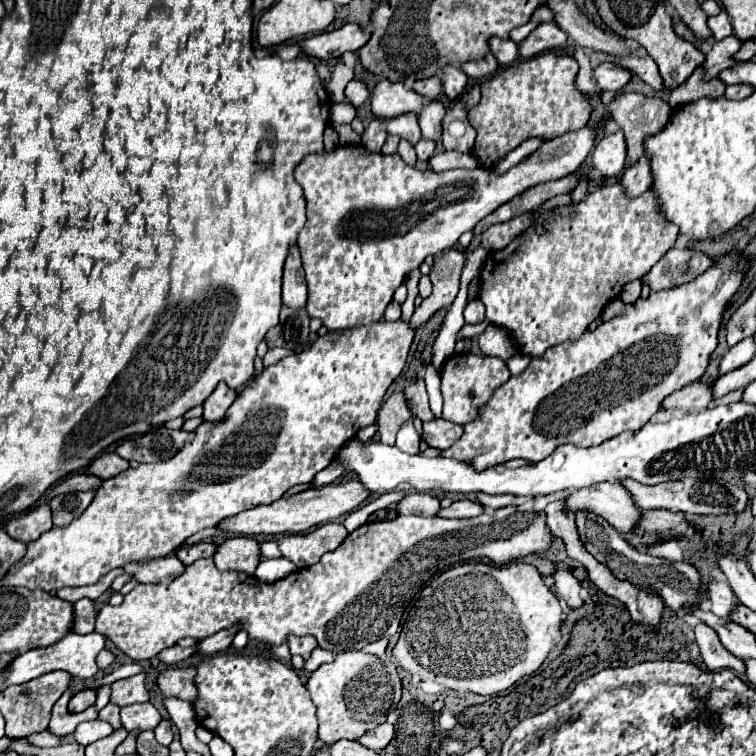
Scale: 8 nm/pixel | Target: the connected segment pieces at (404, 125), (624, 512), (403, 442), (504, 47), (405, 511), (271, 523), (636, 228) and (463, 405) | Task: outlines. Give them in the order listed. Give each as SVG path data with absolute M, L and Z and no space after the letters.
M400 115L400 117L394 117L386 123L386 129L390 135L398 135L406 141L410 141L412 145L416 141L420 141L420 127L418 127L418 119L416 115Z
M604 481L592 487L584 487L572 493L566 499L566 503L570 511L584 509L600 517L606 517L608 523L612 523L618 531L626 535L626 539L632 539L642 519L642 511L634 503L634 497L618 481L614 483Z
M412 421L406 423L406 425L398 431L396 445L398 445L404 453L410 453L410 455L418 455L418 453L420 453L420 435L418 435L416 429L412 427Z
M496 37L496 39L492 39L490 49L502 67L508 67L518 59L518 45L512 39L498 39Z
M408 493L398 503L398 513L402 515L422 515L422 517L434 517L440 511L440 499L430 493Z
M358 477L348 479L344 485L324 485L318 489L306 489L302 493L296 493L288 499L278 499L270 505L262 505L250 511L244 511L236 515L236 519L226 519L220 523L222 531L234 533L234 535L280 535L280 533L302 533L308 531L314 525L322 525L328 521L334 521L350 511L354 511L360 503L364 503L372 495L370 489L364 487L364 483Z
M620 185L600 187L598 191L588 193L574 211L576 215L570 215L572 209L558 207L556 219L548 225L544 235L538 235L534 227L528 227L508 247L492 251L480 273L480 299L486 305L486 317L490 323L512 331L520 351L530 357L540 357L548 347L580 339L588 325L602 313L604 305L616 297L614 289L622 291L628 281L648 273L678 237L678 227L660 215L652 191L646 191L640 199L628 199Z
M472 353L452 355L444 363L440 375L442 375L442 395L444 395L442 417L460 425L466 425L472 419L476 419L480 415L480 409L486 407L486 403L494 395L494 391L510 379L510 371L502 359L472 355Z

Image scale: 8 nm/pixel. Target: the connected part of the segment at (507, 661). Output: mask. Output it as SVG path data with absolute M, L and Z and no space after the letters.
M464 563L444 571L424 591L402 625L394 657L410 675L420 681L434 681L448 689L472 691L478 695L496 695L514 685L518 679L532 675L554 647L552 629L562 625L560 599L544 583L534 565L510 563L508 567Z

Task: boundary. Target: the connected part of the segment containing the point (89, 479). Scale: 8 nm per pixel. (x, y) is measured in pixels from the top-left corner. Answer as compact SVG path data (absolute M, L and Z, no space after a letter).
M78 473L72 477L66 477L50 495L48 499L52 499L58 493L68 493L68 491L96 491L102 485L102 479L94 477L94 475L86 475L86 473Z

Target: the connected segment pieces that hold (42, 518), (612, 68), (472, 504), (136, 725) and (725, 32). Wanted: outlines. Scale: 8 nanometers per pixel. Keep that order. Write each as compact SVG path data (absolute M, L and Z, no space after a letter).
M42 503L40 507L32 509L24 515L16 515L6 523L8 535L22 543L30 543L30 541L38 539L50 527L52 527L52 511L50 511L48 503Z
M600 63L594 71L592 71L594 83L598 85L598 89L602 93L606 91L618 91L620 87L624 87L630 79L630 71L622 69L620 65L614 63Z
M458 499L454 501L448 509L440 511L440 517L452 517L452 519L462 519L462 517L478 517L484 513L484 505L472 499Z
M146 702L121 708L120 719L123 727L130 732L135 729L154 730L162 717L150 702Z
M722 11L716 17L708 17L708 27L712 31L714 41L722 41L724 37L732 35L732 25L730 25L730 19L728 19L726 11Z

